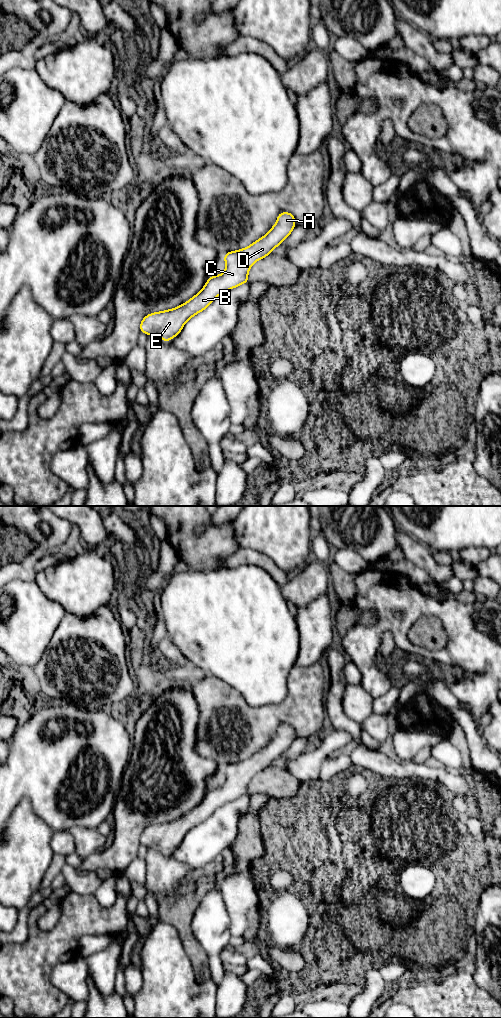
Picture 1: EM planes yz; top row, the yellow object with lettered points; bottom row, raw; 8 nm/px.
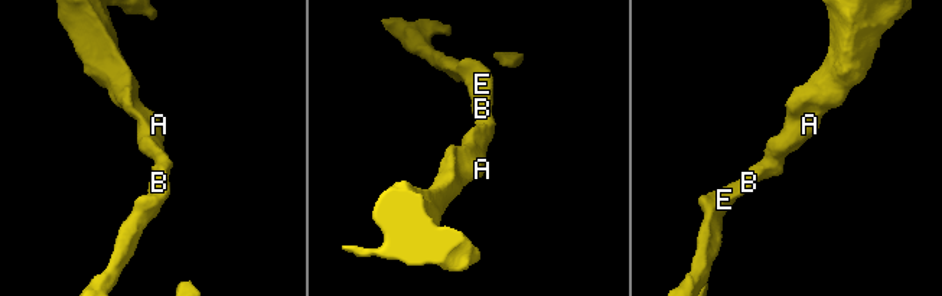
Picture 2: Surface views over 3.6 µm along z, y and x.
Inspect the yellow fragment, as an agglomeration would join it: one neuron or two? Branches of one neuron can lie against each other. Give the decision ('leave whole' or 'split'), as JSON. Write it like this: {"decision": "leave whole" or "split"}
{"decision": "leave whole"}

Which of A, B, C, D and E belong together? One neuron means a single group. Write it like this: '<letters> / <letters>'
A B C D E

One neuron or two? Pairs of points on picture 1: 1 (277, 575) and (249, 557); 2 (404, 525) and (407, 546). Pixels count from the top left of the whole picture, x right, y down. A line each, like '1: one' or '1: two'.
1: one
2: two

